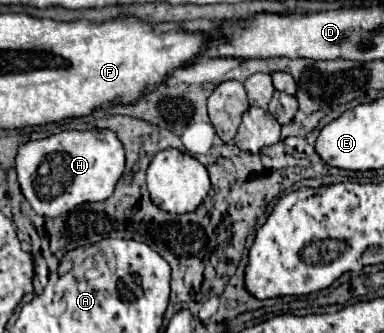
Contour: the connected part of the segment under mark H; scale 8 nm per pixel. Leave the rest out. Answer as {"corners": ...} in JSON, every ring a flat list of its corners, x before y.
{"corners":[[62,130,42,140,26,142,16,154,16,172,24,198,40,216,58,216,84,202,112,196,124,172,124,146,112,130]]}

